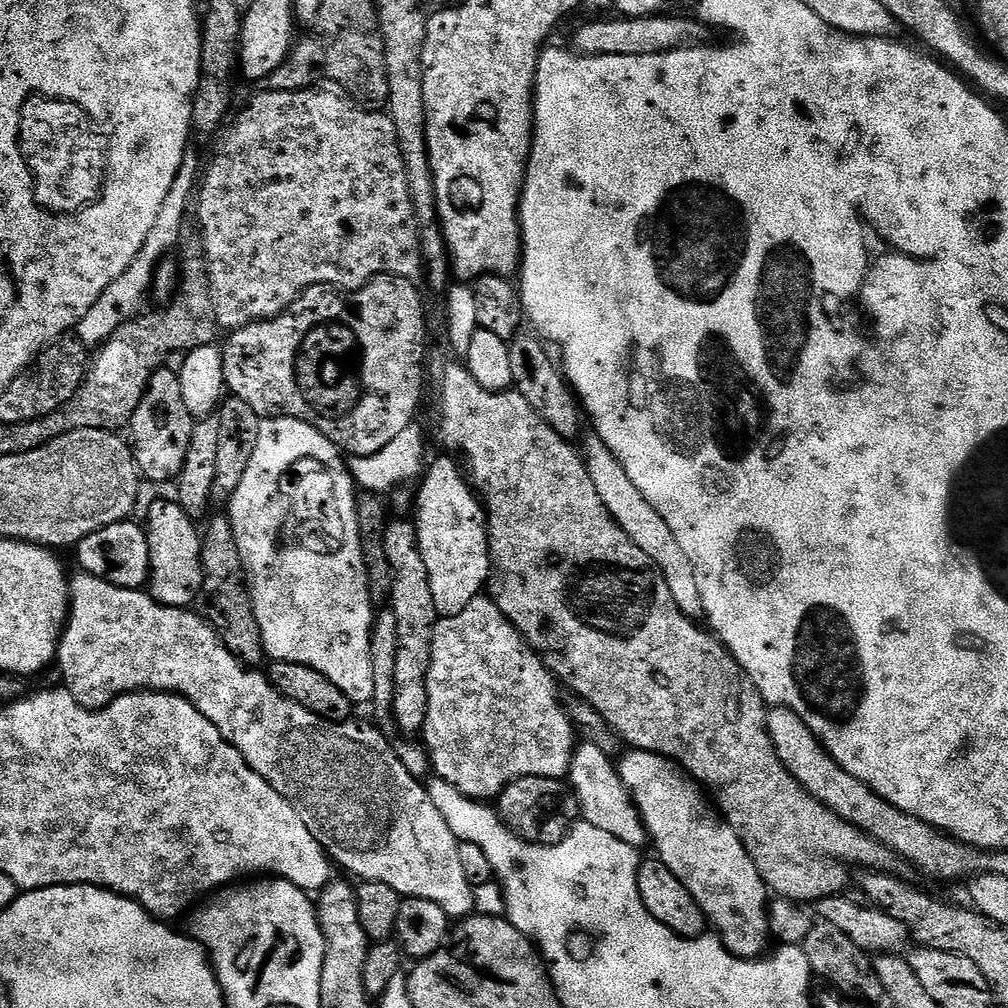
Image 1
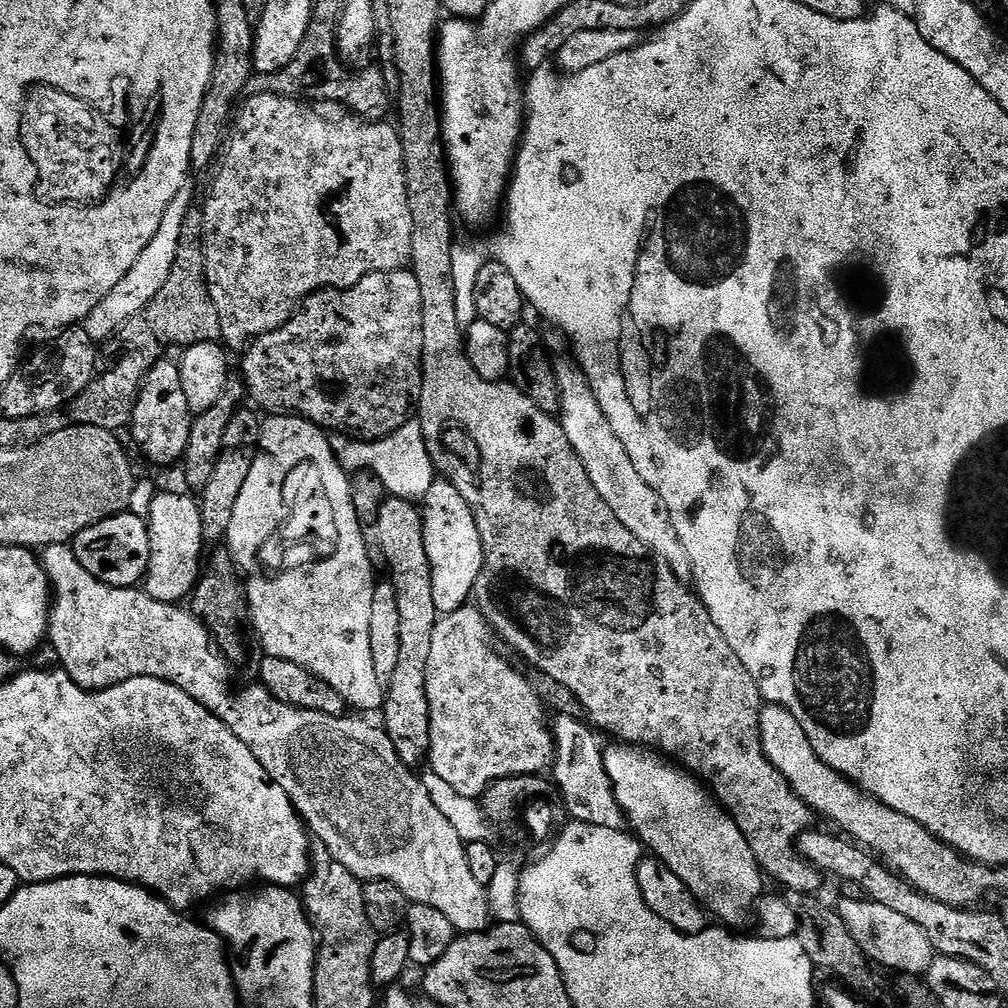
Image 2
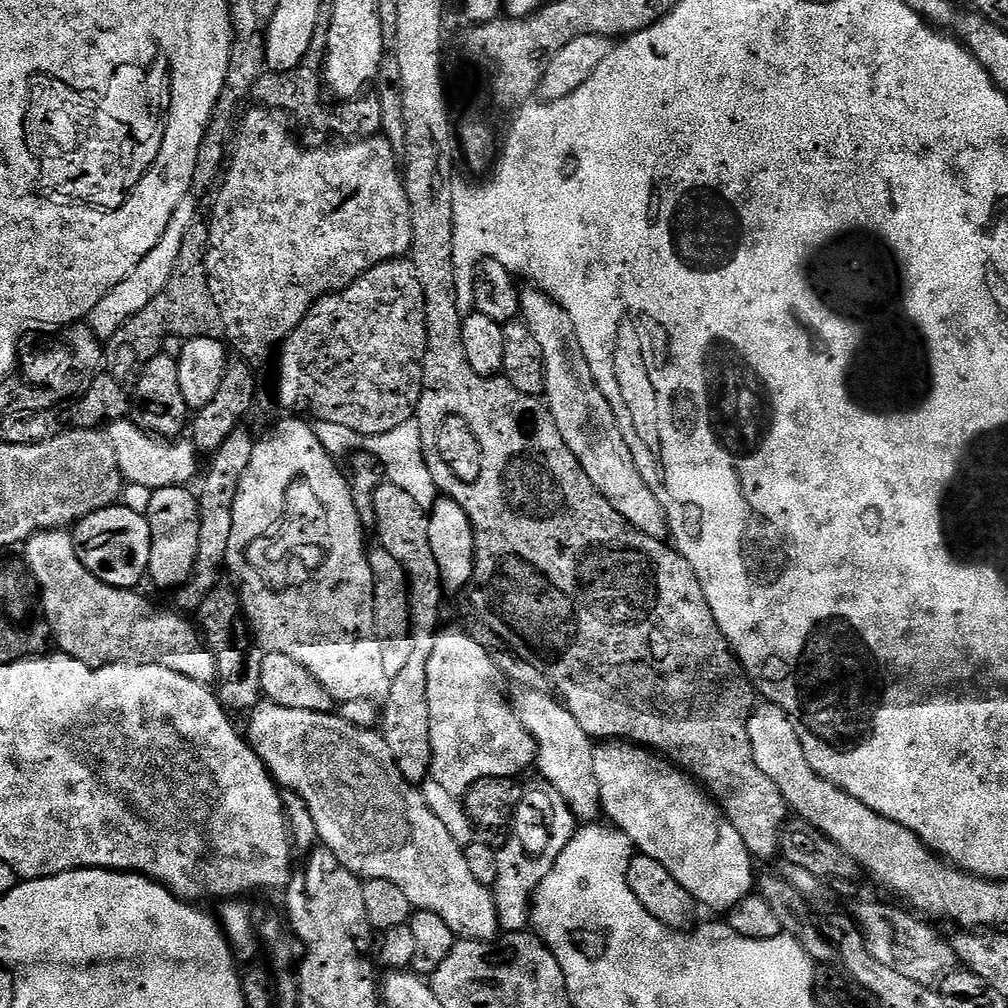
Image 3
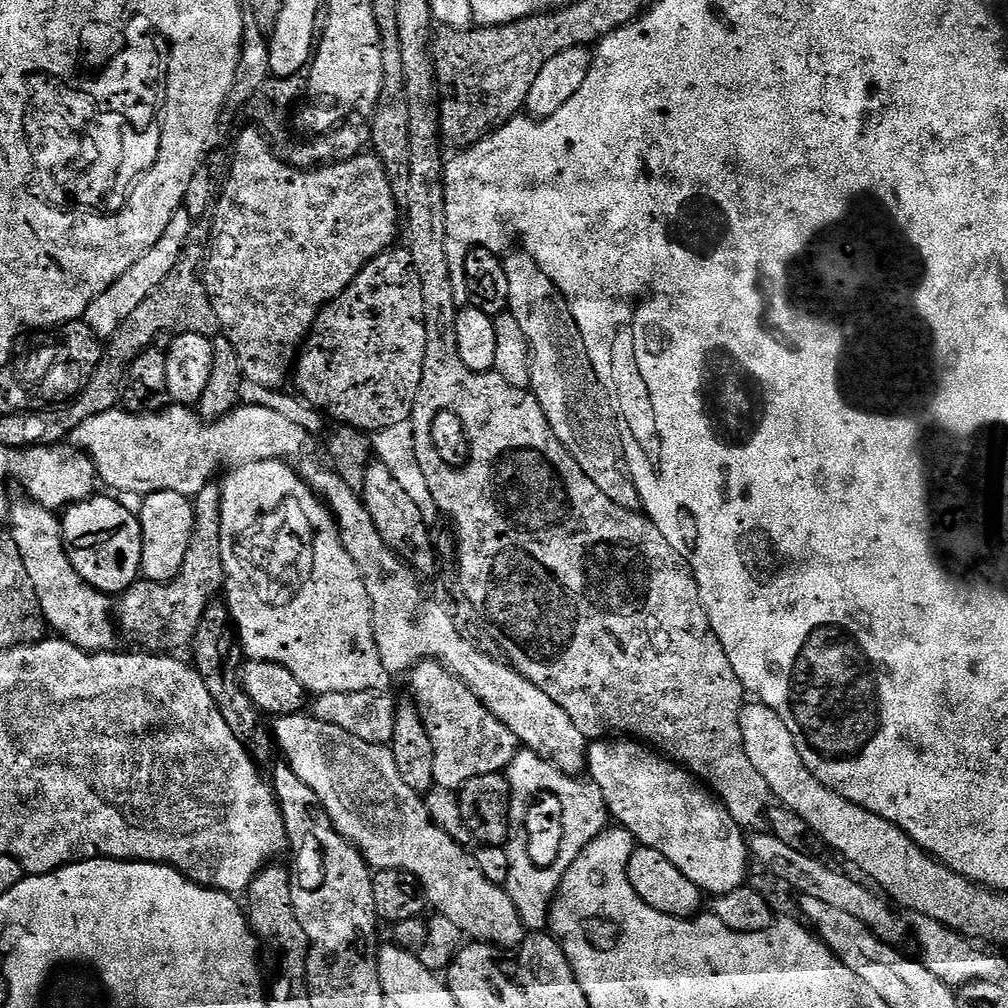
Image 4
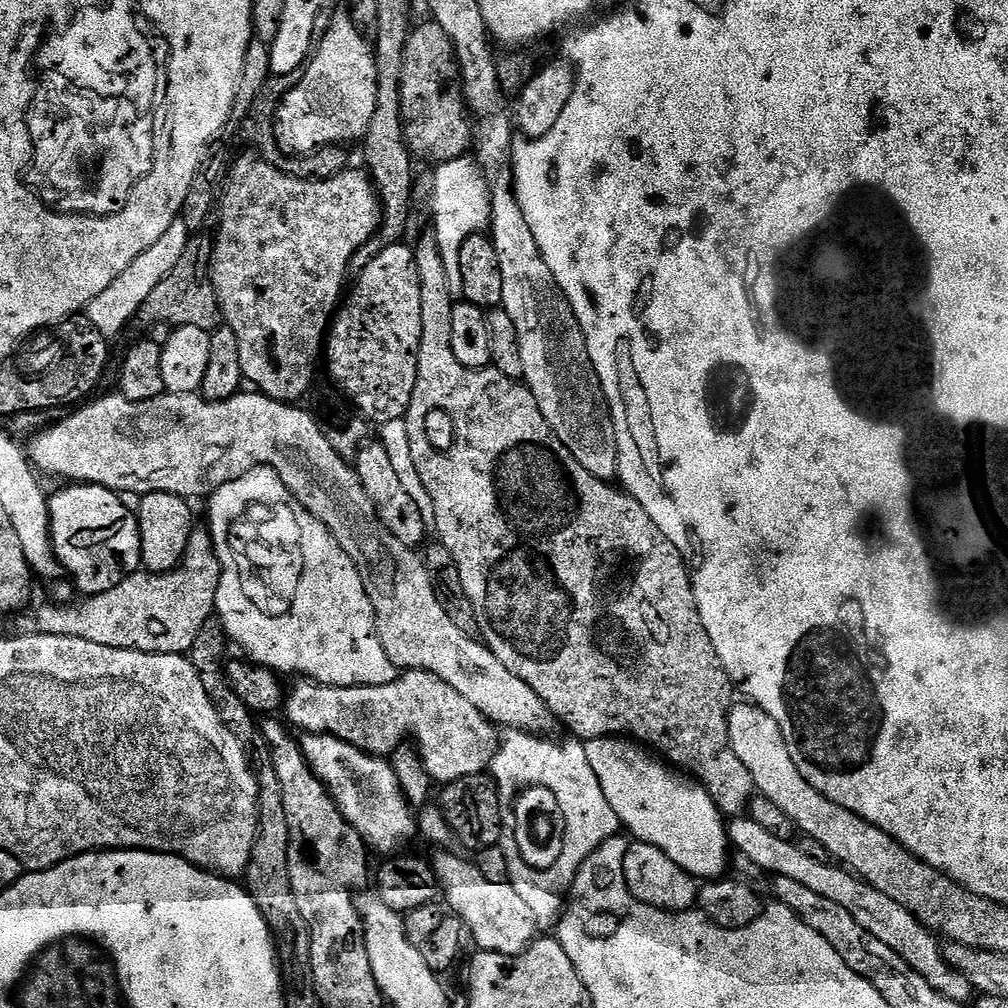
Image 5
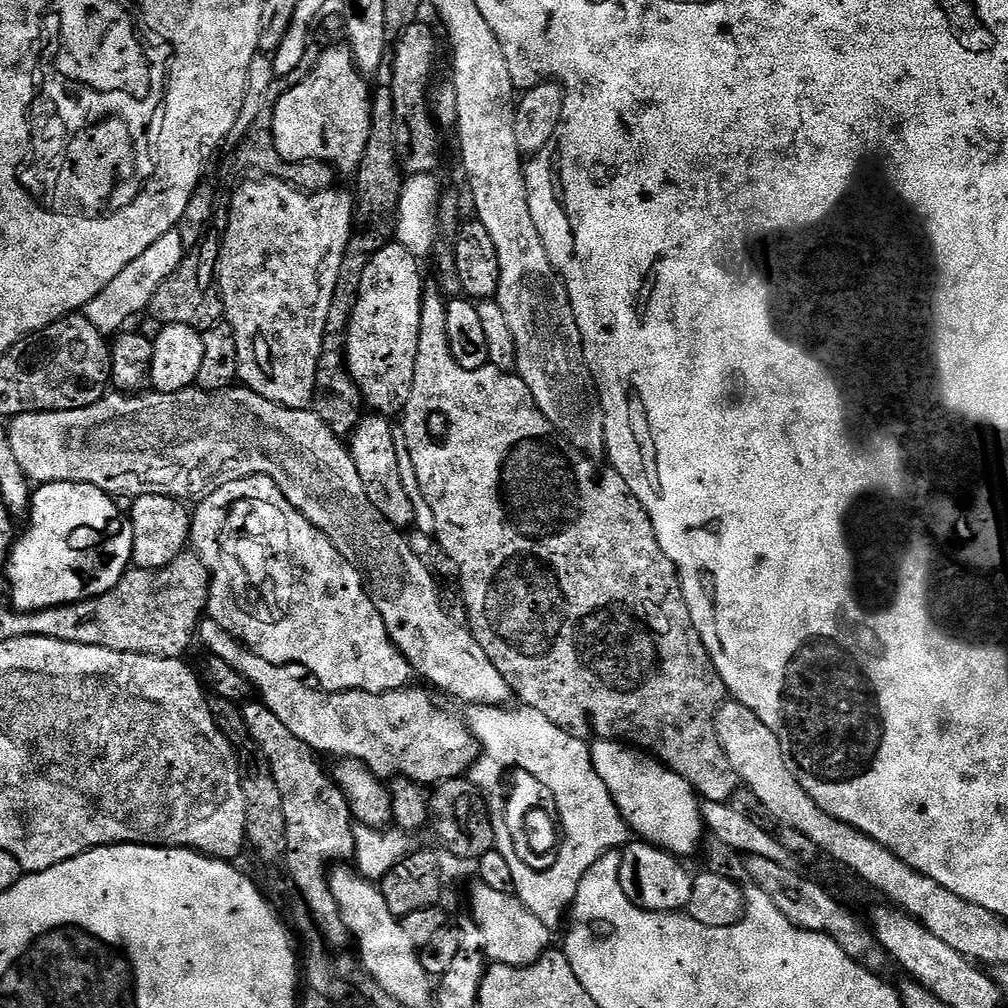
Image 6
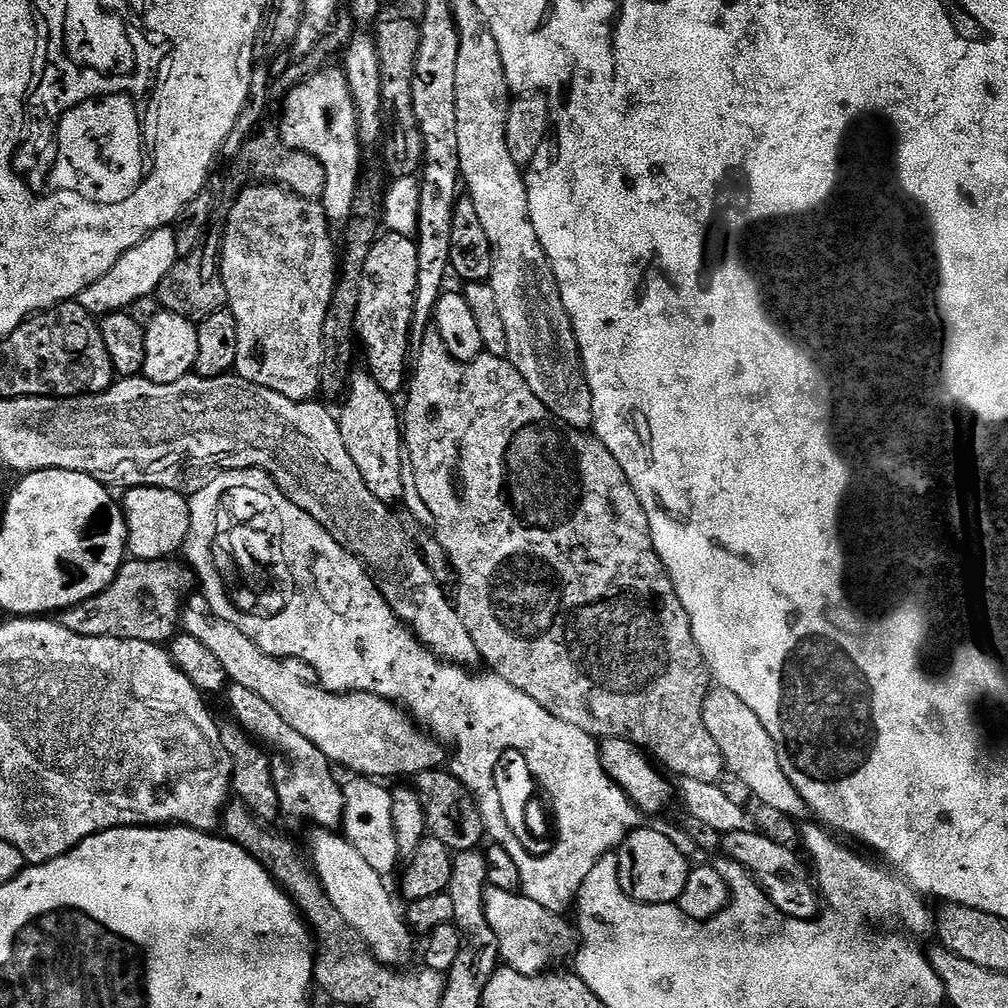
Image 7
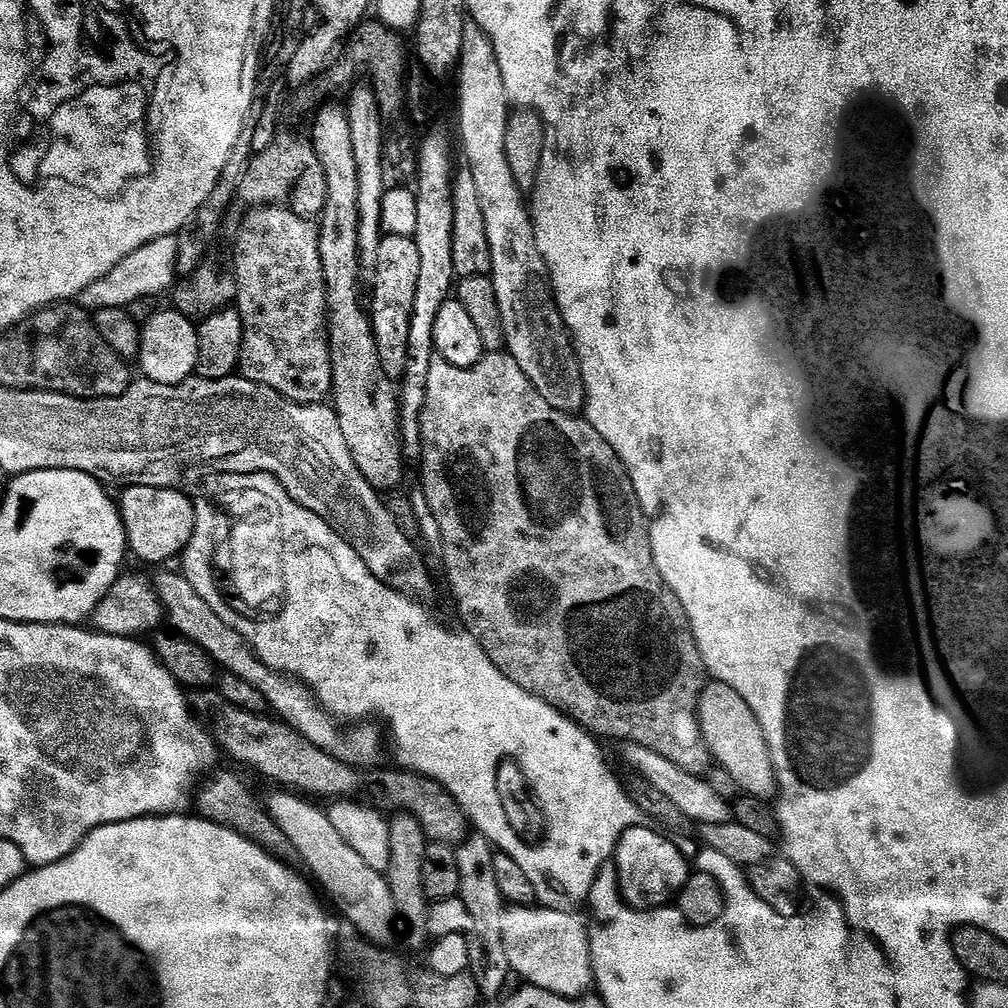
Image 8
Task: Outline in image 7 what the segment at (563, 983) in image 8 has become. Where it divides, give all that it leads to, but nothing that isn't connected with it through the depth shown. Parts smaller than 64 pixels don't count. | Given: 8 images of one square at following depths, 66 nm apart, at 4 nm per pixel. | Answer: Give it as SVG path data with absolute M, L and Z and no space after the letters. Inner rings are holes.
M489 886L484 892L484 914L497 940L499 959L523 976L547 973L560 952L560 931L564 924L555 912L548 912L527 894L498 890Z

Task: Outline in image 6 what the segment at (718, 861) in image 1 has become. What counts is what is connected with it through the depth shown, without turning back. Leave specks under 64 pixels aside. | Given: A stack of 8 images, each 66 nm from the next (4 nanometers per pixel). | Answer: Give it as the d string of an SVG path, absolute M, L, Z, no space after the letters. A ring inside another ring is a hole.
M599 738L591 741L590 747L592 749L592 761L594 762L594 770L598 770L598 778L602 778L602 782L606 782L606 790L610 790L610 794L614 798L614 802L618 806L618 810L624 815L624 820L628 824L629 829L633 833L636 832L641 841L655 844L657 848L662 848L666 852L672 853L677 858L685 858L684 856L692 856L700 848L700 843L703 842L704 836L706 840L706 829L704 826L704 813L702 811L702 800L698 795L695 788L693 788L690 782L686 782L686 778L682 778L677 772L672 772L668 768L665 768L655 756L635 747L629 746L627 743L618 740L602 740Z

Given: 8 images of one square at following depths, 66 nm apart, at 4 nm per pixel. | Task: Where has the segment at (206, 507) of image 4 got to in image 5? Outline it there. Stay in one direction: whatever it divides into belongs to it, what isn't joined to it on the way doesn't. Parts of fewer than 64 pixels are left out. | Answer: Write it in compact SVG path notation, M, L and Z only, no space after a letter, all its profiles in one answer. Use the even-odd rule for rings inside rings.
M196 526L190 534L190 542L186 542L184 557L176 568L159 573L159 576L147 570L131 572L125 580L118 582L118 586L97 596L89 596L82 600L82 604L29 606L3 621L8 631L5 633L9 637L69 636L111 648L175 656L188 654L198 634L202 634L202 626L213 619L219 581L220 563L212 533L207 527Z

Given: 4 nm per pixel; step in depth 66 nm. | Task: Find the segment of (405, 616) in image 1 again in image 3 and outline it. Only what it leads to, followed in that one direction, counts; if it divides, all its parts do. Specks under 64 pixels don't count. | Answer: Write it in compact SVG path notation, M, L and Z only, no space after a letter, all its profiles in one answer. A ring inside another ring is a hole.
M382 482L377 486L374 494L374 518L376 526L374 535L377 536L379 547L385 548L402 566L402 570L408 579L408 627L410 629L410 639L408 644L408 656L403 657L404 665L402 670L398 670L396 676L388 681L390 694L385 696L382 705L382 715L378 720L378 731L384 737L386 746L390 746L390 754L394 754L394 762L398 770L402 770L402 778L406 778L410 783L420 786L432 775L432 743L430 742L430 708L426 702L426 662L434 650L436 634L441 627L440 607L444 604L446 589L440 581L440 567L434 559L434 549L430 547L430 530L428 529L428 512L423 510L418 503L410 498L400 486L389 482Z

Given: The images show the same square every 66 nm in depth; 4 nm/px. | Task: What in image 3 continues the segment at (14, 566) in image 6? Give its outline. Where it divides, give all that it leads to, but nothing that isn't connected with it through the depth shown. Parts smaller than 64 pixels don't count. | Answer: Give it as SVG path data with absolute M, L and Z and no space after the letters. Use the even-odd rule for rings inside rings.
M123 506L103 508L81 520L71 529L71 534L76 557L80 559L82 566L86 566L86 570L90 570L90 574L94 574L94 578L115 588L135 589L136 583L147 577L150 566L150 526L147 515L135 513Z

